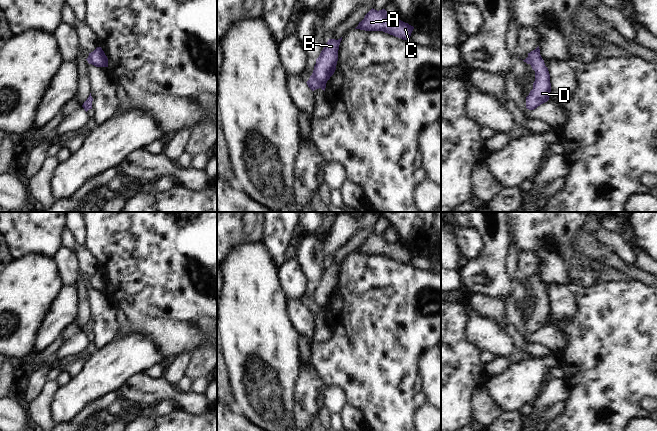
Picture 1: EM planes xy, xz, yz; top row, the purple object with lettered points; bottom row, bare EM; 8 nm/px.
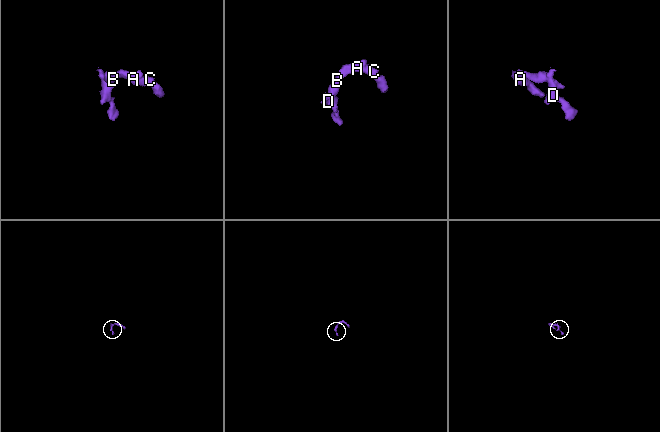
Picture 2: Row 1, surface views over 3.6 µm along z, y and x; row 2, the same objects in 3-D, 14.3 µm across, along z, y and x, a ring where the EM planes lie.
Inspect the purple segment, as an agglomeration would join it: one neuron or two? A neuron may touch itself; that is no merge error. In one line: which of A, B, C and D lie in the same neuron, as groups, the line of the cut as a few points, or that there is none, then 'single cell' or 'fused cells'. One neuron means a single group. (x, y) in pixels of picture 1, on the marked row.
A B C / D; cut in xz along (312, 74), (317, 80), (325, 83); fused cells

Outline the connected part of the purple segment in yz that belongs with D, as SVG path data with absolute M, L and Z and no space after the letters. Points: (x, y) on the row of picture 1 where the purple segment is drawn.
M539 46L528 53L528 58L532 69L535 71L535 81L533 89L526 97L526 108L534 110L549 100L551 92L550 74L540 55Z

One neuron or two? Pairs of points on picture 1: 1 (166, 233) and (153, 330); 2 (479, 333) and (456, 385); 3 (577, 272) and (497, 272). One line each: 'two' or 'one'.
1: two
2: two
3: two

